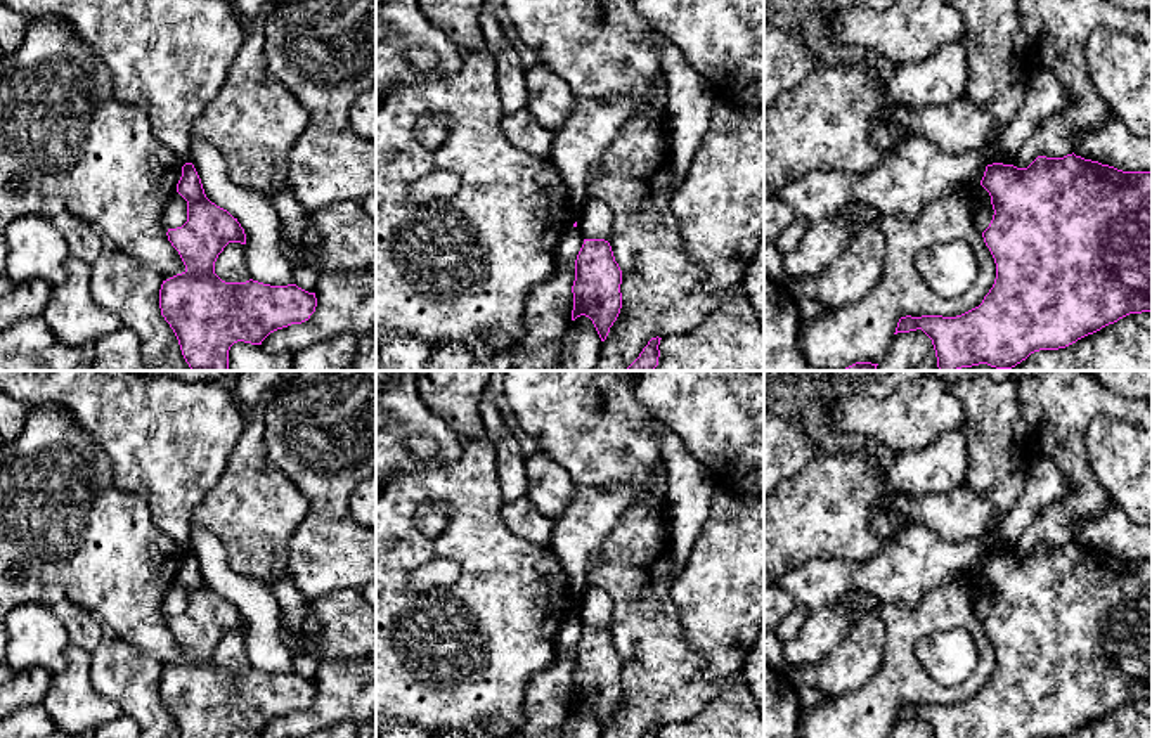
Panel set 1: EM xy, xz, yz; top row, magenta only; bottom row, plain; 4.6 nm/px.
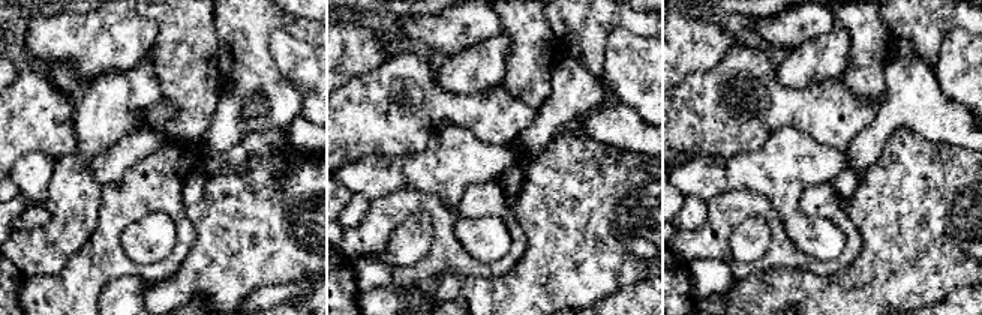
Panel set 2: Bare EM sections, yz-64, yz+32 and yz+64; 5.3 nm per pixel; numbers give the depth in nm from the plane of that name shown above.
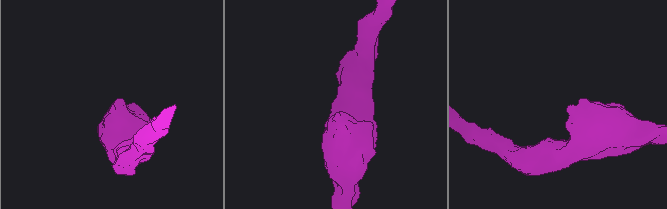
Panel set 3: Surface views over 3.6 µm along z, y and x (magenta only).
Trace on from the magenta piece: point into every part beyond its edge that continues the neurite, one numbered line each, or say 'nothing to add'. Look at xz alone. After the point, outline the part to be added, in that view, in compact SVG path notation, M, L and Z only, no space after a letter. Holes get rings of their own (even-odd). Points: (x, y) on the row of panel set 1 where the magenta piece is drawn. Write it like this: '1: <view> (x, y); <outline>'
nothing to add

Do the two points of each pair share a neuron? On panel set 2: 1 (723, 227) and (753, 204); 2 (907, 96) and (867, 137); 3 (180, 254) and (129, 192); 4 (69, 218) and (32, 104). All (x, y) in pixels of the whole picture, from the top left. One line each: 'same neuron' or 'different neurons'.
1: same neuron
2: same neuron
3: same neuron
4: different neurons

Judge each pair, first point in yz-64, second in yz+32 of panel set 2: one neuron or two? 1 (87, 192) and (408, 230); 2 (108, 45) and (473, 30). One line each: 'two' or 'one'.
1: one
2: one

